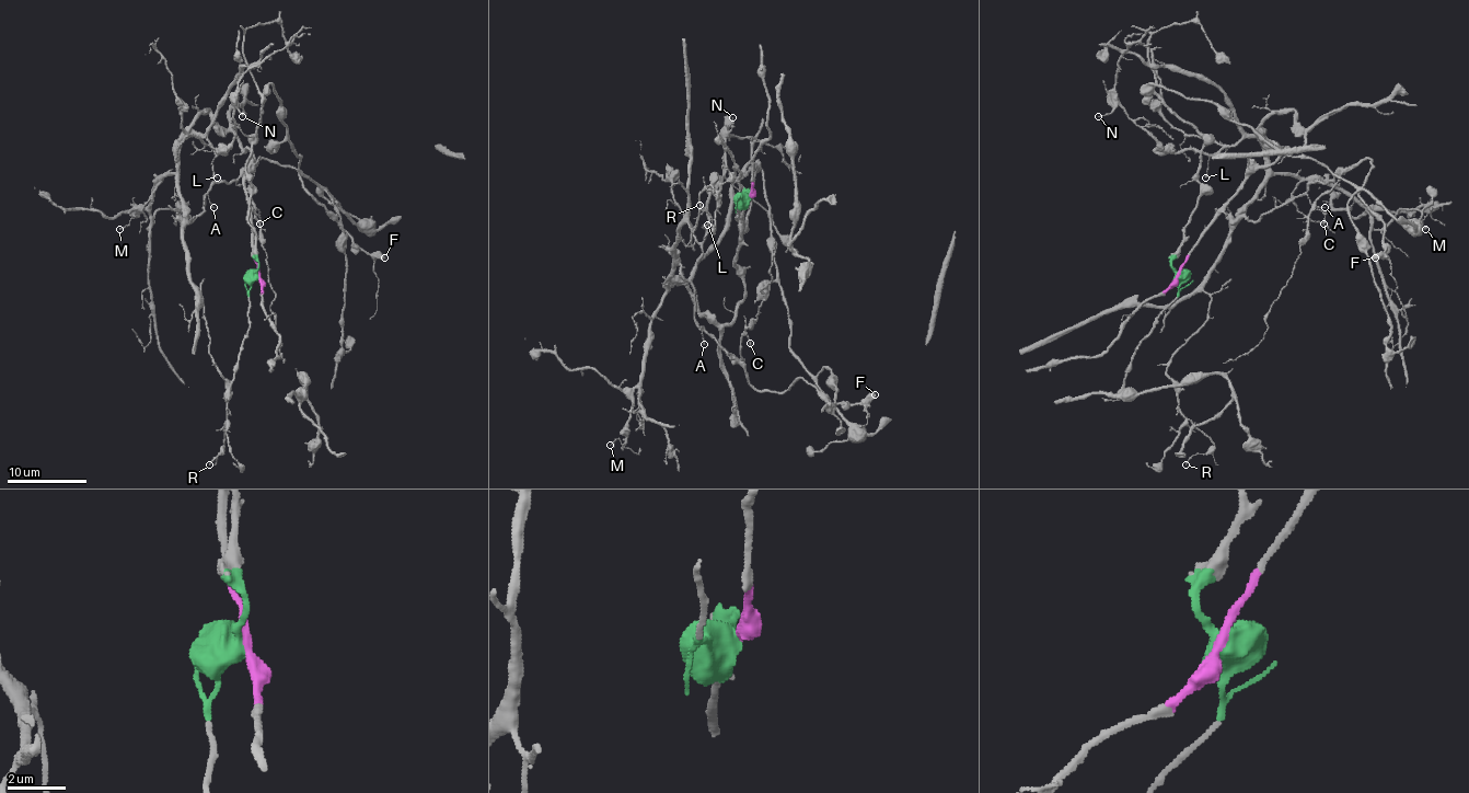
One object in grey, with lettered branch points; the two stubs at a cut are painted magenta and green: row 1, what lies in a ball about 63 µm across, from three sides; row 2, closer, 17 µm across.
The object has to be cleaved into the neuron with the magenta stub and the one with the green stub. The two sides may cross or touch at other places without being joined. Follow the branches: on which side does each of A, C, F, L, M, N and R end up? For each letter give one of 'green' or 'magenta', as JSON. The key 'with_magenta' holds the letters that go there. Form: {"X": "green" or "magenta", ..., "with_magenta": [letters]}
{"A": "magenta", "C": "magenta", "F": "magenta", "L": "magenta", "M": "magenta", "N": "magenta", "R": "magenta", "with_magenta": ["A", "C", "F", "L", "M", "N", "R"]}

